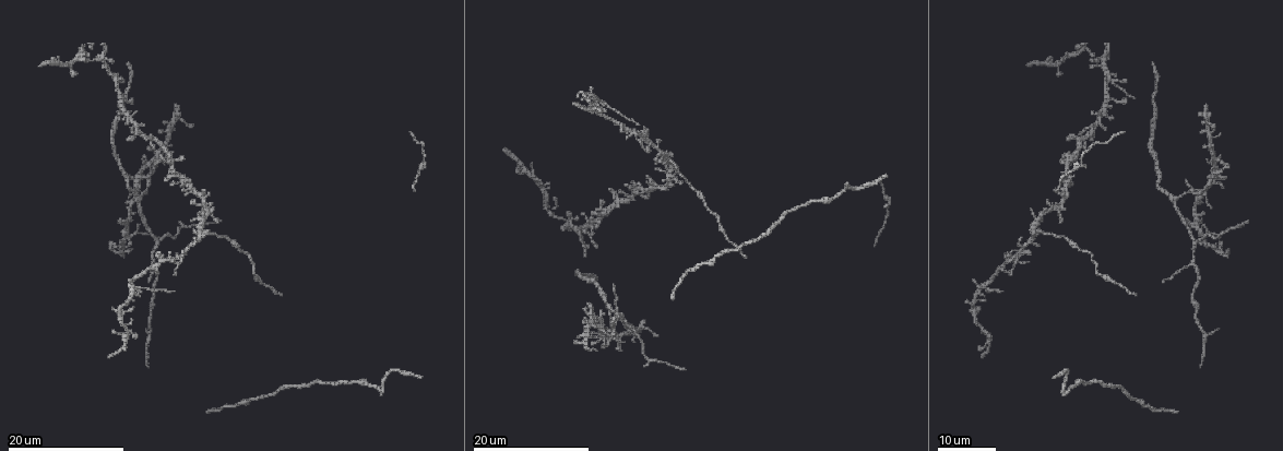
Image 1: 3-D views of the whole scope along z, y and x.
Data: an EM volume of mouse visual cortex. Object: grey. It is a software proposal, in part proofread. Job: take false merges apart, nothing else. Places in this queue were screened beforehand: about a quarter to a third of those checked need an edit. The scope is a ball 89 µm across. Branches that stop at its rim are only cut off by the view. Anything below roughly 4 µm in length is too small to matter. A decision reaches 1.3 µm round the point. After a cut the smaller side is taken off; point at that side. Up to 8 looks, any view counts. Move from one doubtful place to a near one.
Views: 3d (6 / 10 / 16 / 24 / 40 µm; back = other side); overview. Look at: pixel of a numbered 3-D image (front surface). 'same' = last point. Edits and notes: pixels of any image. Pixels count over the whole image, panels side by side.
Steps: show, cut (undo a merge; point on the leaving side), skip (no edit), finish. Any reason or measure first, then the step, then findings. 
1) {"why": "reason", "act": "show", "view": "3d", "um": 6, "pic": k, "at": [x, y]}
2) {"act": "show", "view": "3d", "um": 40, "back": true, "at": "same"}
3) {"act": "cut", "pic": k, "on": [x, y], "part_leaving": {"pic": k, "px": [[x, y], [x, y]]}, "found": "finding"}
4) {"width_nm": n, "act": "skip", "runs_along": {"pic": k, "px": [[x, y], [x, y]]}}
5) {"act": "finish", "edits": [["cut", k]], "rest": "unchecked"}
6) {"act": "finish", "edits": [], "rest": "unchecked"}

{"act": "show", "view": "3d", "um": 24, "pic": 1, "at": [1198, 243]}

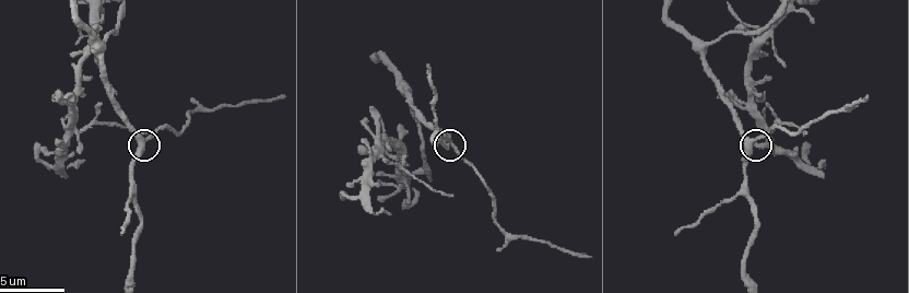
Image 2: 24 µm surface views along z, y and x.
{"why": "zoom in", "act": "show", "view": "3d", "um": 6, "pic": 2, "at": [146, 141]}

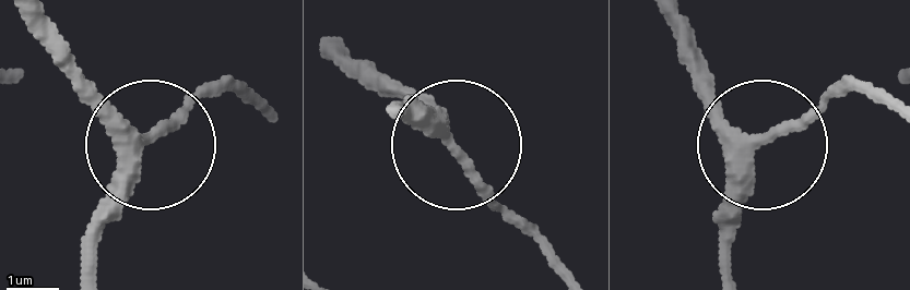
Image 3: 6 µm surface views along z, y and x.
{"act": "skip", "runs_along": {"pic": 3, "px": [[666, 21], [710, 98], [763, 137], [801, 124], [849, 77]]}, "found": "continuous, no second neuron"}

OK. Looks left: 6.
{"why": "three-way junction", "act": "show", "view": "3d", "um": 16, "pic": 2, "at": [772, 131]}

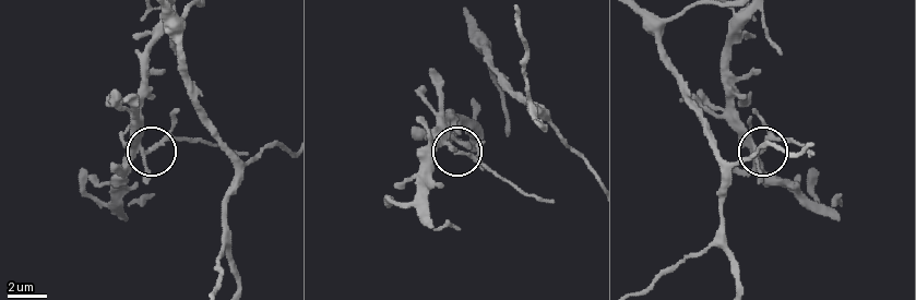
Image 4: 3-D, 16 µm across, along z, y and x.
{"act": "show", "view": "3d", "um": 16, "back": true, "pic": 4, "at": [151, 150]}

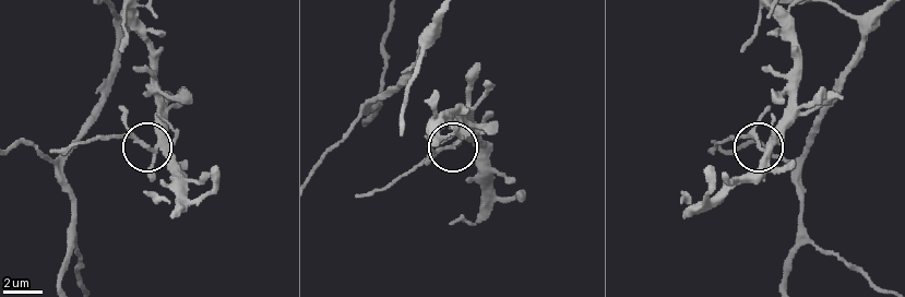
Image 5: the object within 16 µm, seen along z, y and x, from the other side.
{"side_arm_um": 7, "act": "cut", "pic": 5, "on": [133, 138], "part_leaving": {"pic": 5, "px": [[154, 150], [122, 137], [97, 137], [50, 151]]}, "found": "a second neuron is stuck on"}

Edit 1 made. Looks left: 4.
{"act": "show", "view": "3d", "um": 10, "pic": 2, "at": [87, 37]}

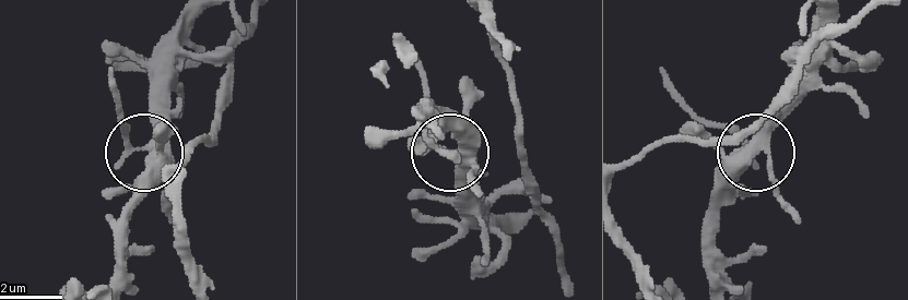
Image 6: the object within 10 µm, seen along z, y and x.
{"act": "show", "view": "3d", "um": 10, "back": true, "pic": 6, "at": [145, 149]}

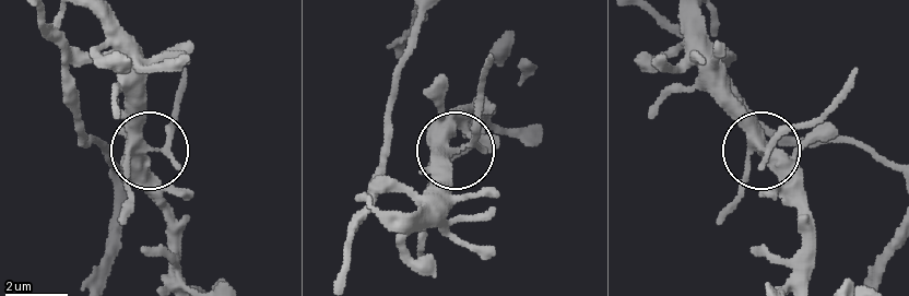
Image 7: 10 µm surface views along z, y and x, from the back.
{"act": "skip", "found": "one neuron here"}

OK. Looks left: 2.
{"why": "looks like a crossing", "act": "show", "view": "3d", "um": 16, "pic": 1, "at": [132, 288]}

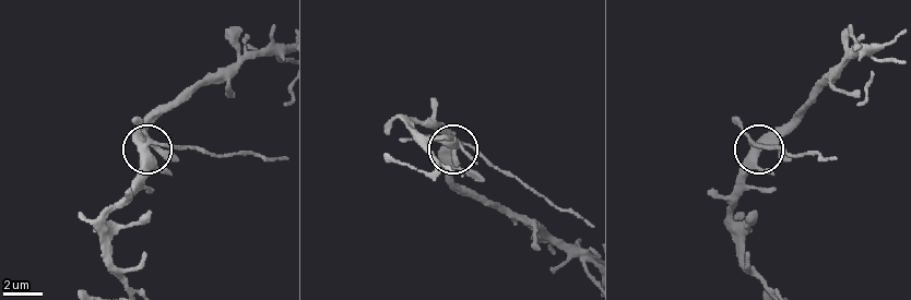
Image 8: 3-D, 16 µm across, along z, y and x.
{"act": "show", "view": "3d", "um": 6, "pic": 8, "at": [147, 149]}

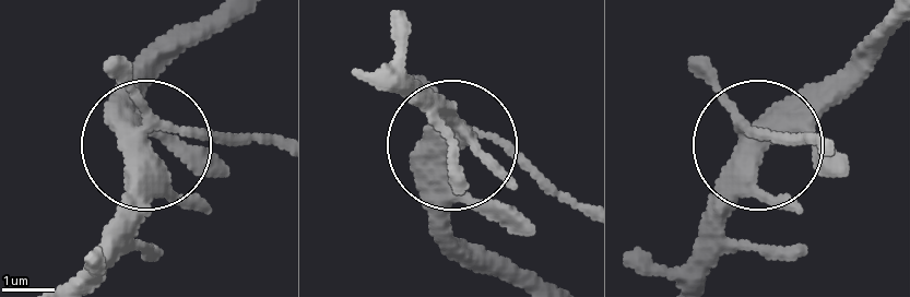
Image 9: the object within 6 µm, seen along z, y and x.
{"arms": 5, "act": "skip", "runs_along": {"pic": 9, "px": [[199, 21], [151, 73], [146, 134], [278, 139]]}, "found": "continuous, no second neuron"}

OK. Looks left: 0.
{"act": "finish", "edits": [["cut", 5]], "rest": "unchecked"}

